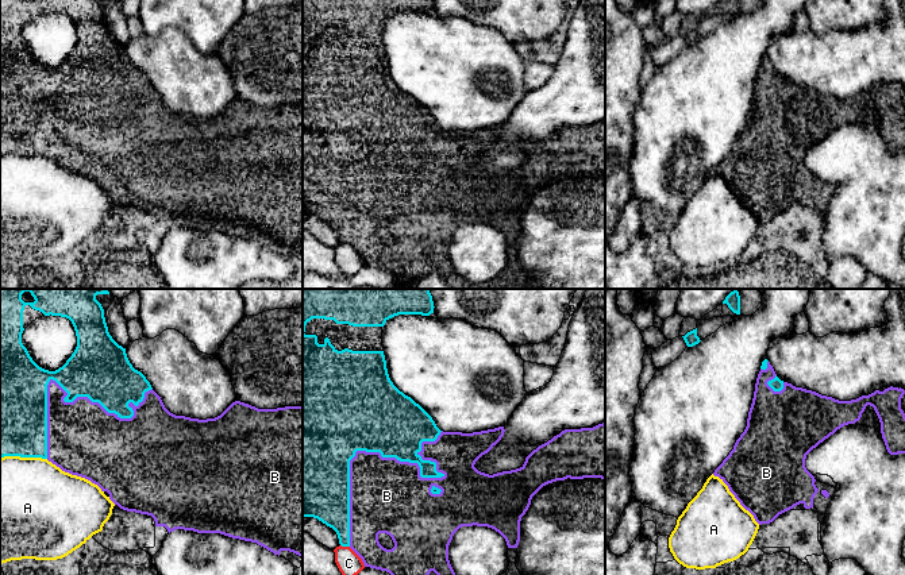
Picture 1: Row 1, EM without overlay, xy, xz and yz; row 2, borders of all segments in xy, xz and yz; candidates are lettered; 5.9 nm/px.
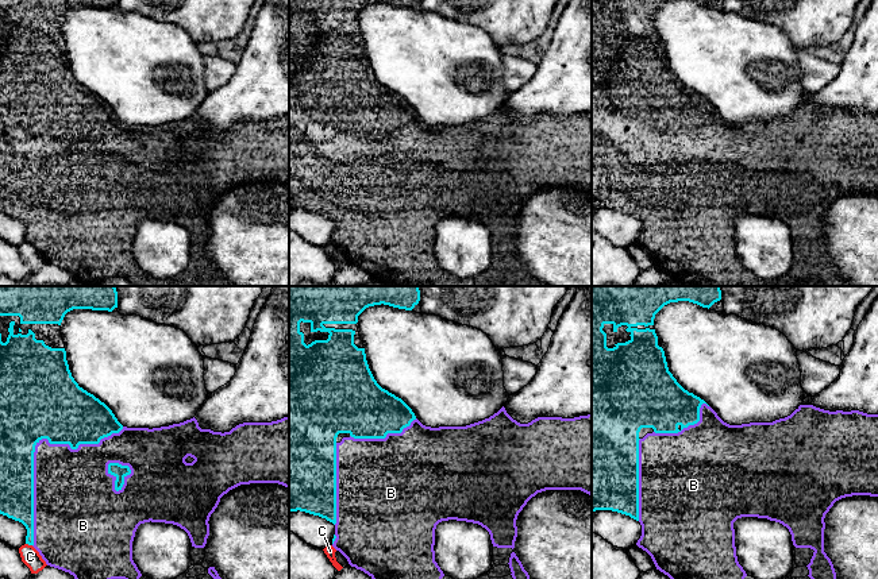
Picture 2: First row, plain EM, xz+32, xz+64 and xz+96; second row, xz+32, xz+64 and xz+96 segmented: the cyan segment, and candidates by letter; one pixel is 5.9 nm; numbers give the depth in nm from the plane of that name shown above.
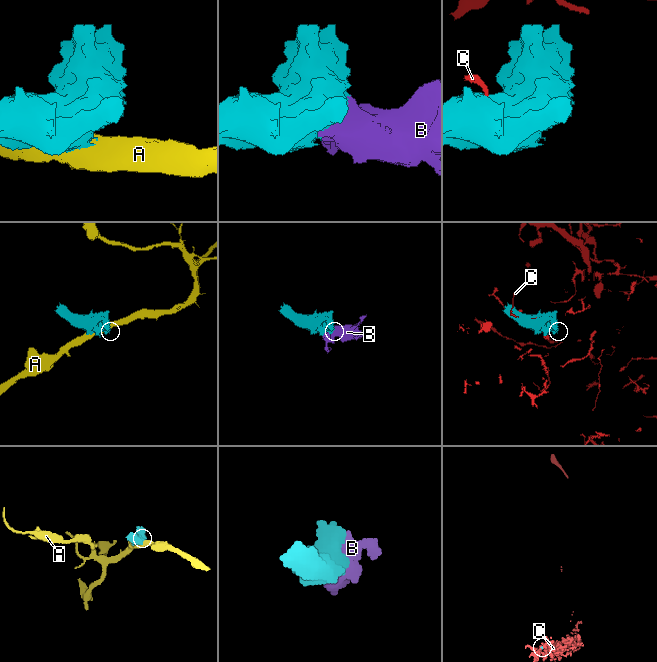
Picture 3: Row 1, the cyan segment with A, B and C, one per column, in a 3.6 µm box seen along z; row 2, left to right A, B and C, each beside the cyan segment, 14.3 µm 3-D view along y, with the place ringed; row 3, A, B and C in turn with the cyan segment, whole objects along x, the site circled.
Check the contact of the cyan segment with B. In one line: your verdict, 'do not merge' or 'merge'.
merge

